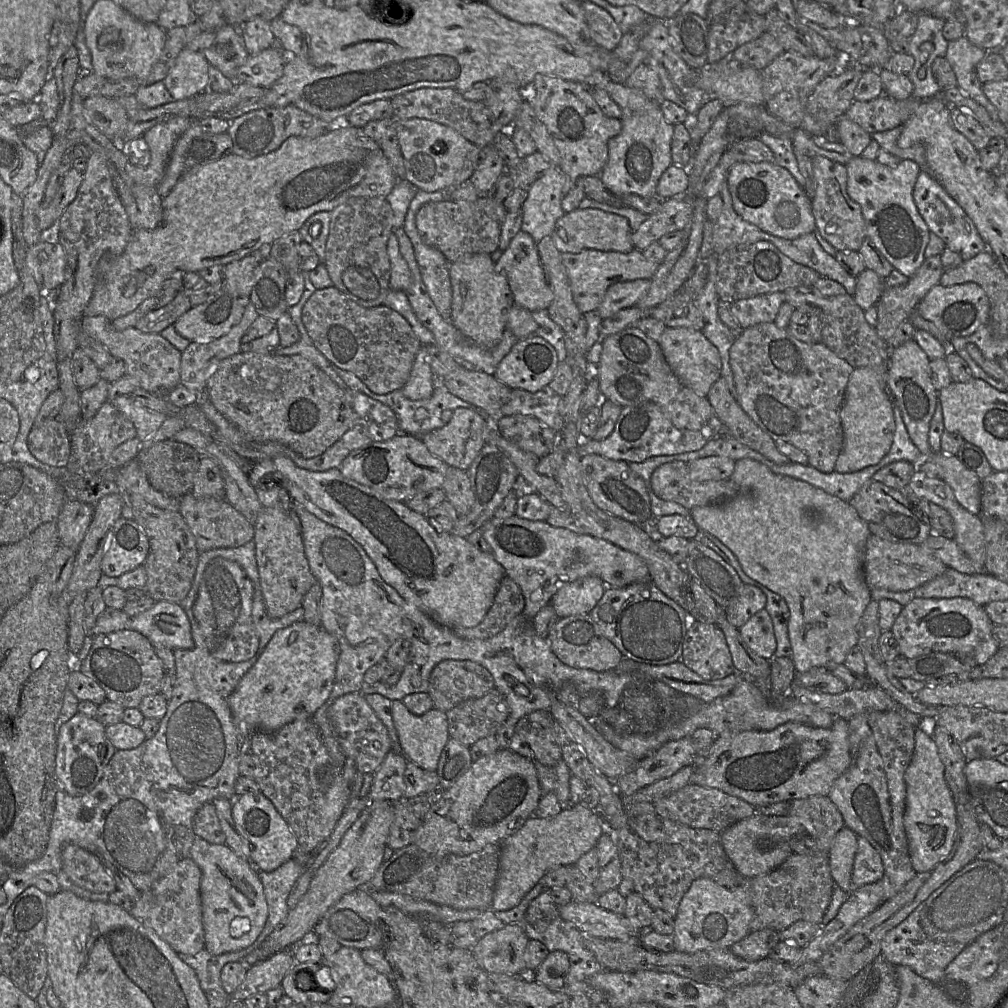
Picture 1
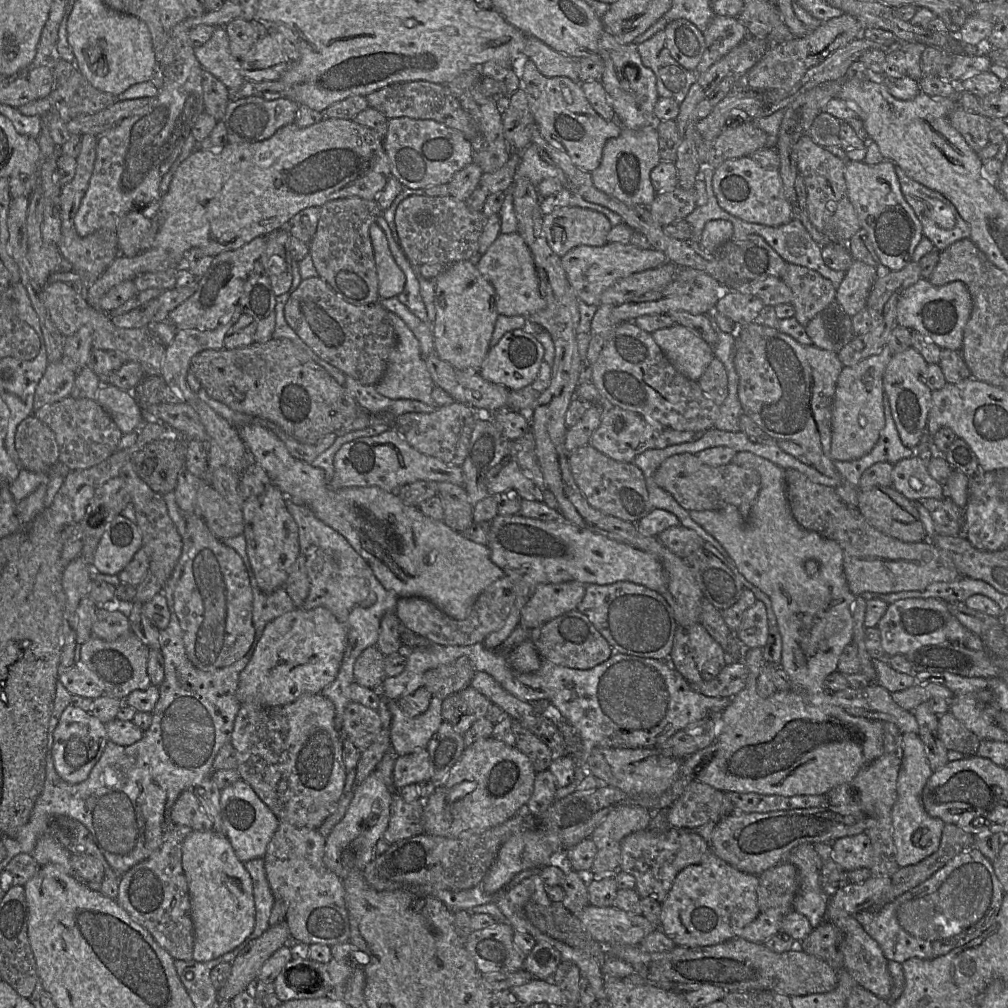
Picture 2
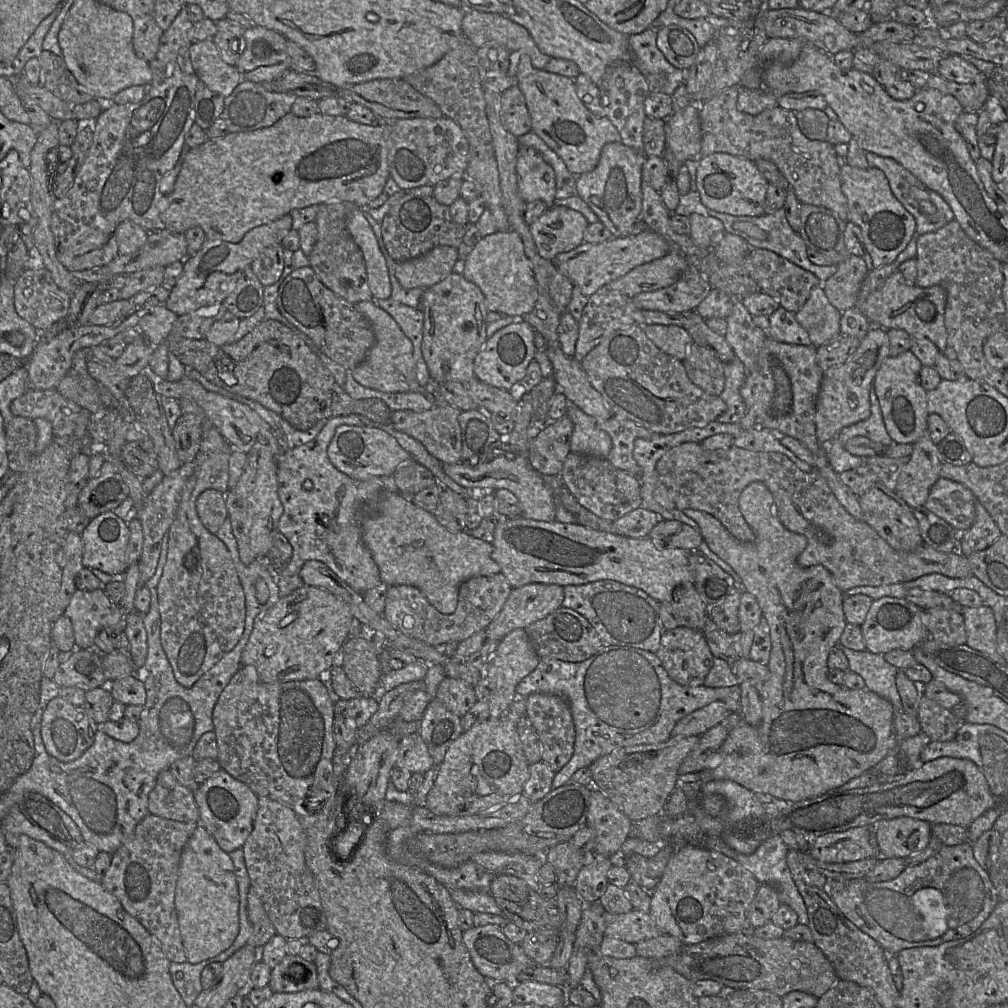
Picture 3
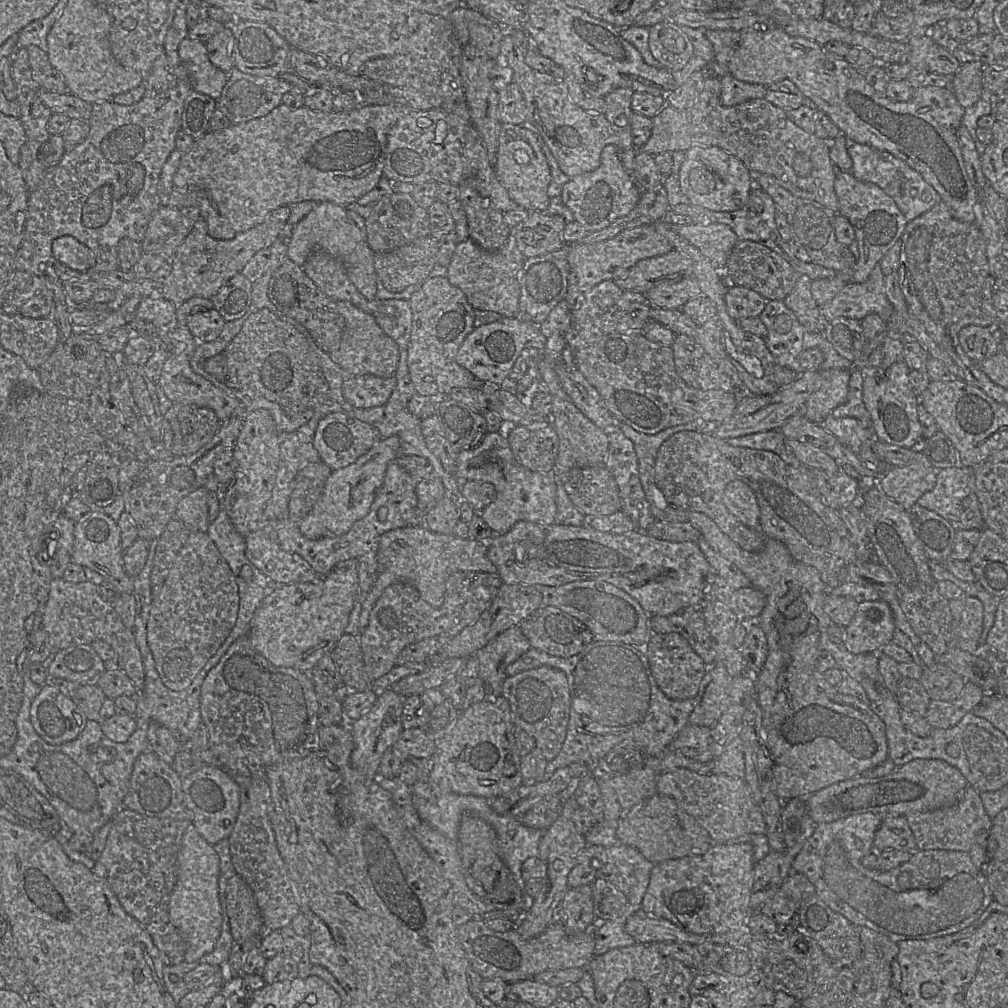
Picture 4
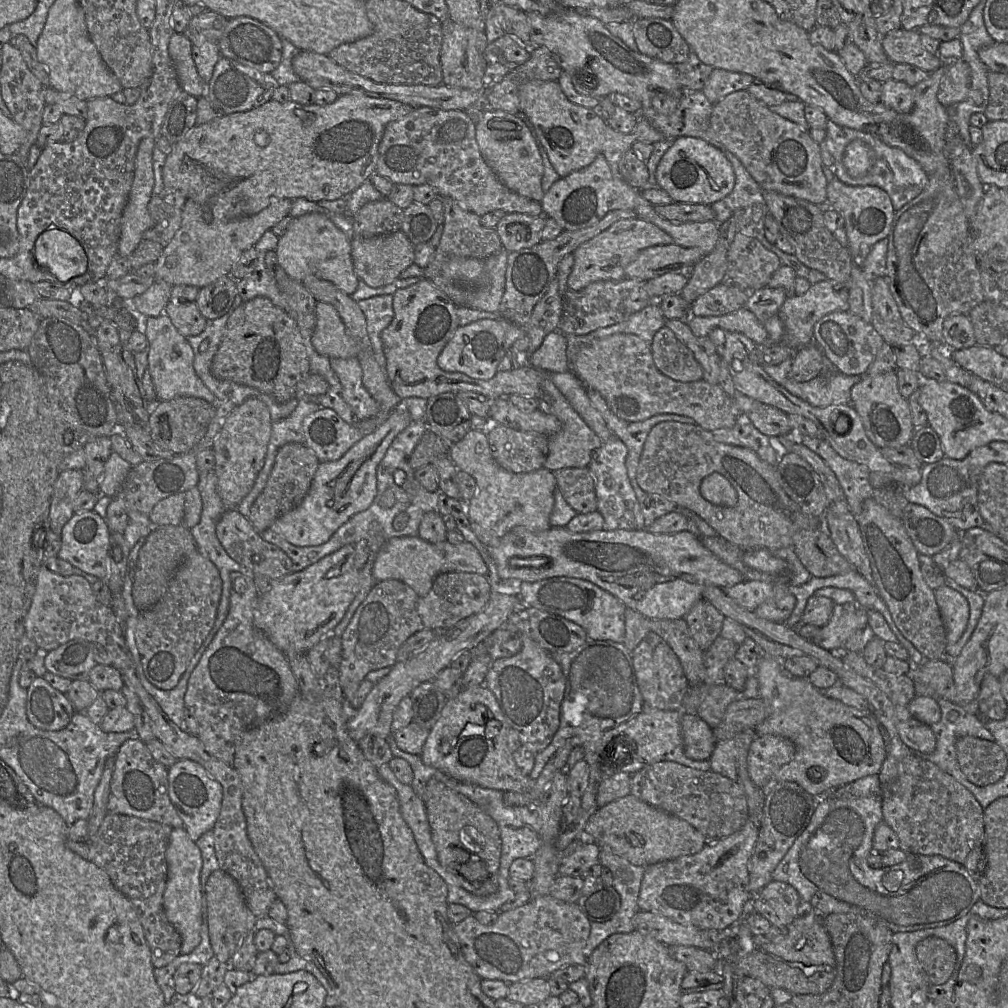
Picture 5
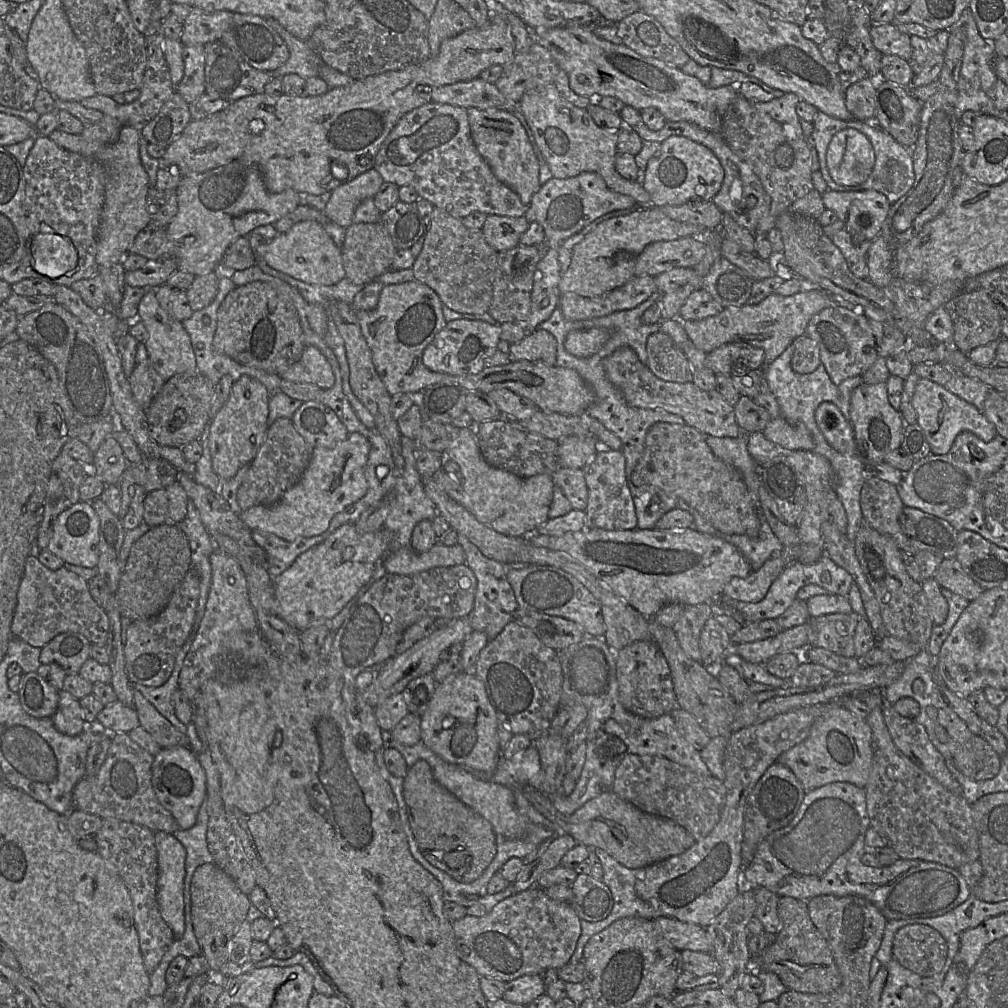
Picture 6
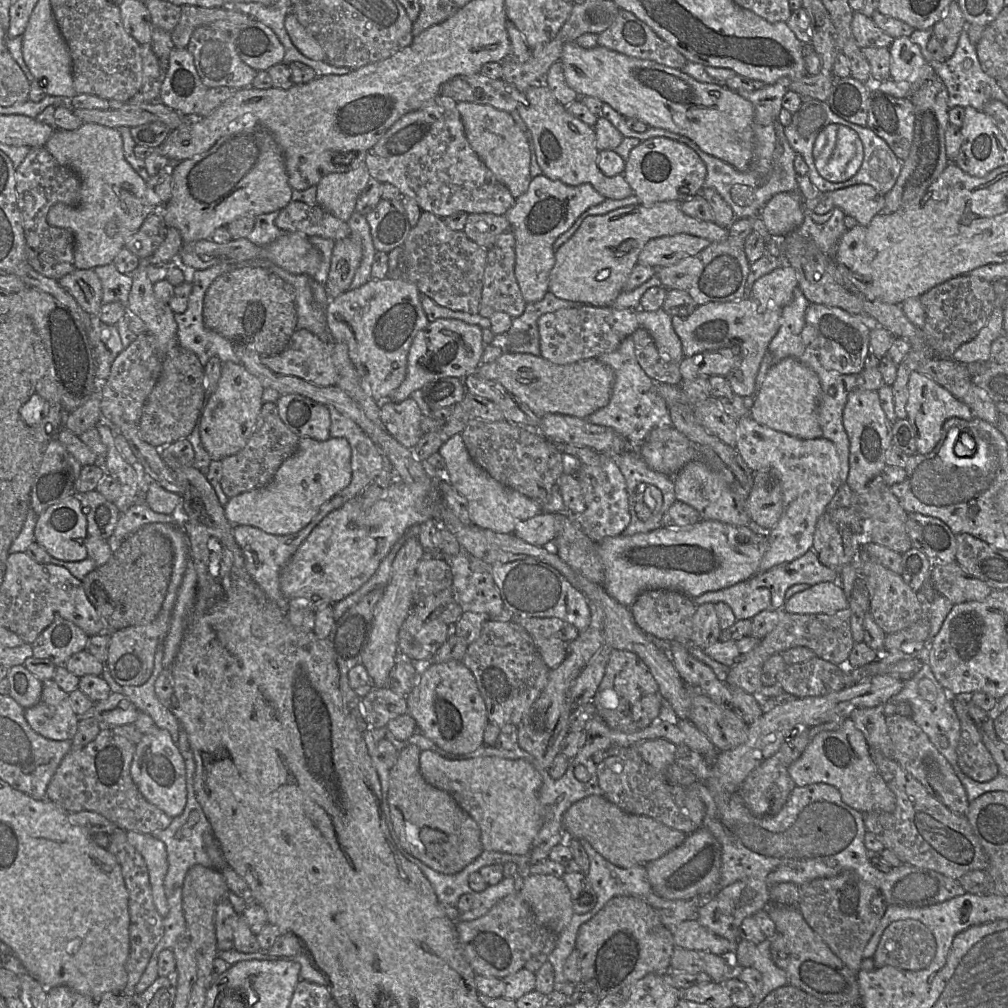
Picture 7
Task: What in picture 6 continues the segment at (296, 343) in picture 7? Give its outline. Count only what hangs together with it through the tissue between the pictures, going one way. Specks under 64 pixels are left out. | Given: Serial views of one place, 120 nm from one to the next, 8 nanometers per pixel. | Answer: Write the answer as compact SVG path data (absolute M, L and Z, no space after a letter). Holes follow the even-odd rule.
M305 346L301 358L280 374L282 379L314 384L329 389L335 382L332 368L323 353L315 346Z

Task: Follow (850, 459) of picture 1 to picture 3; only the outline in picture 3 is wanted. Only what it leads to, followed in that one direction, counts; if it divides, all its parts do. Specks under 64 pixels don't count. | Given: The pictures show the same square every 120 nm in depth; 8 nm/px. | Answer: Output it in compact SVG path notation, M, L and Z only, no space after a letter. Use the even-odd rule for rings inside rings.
M871 326L857 350L843 364L831 367L824 372L815 414L816 434L822 446L834 439L843 428L870 416L871 385L876 372L889 356L887 331L879 326Z

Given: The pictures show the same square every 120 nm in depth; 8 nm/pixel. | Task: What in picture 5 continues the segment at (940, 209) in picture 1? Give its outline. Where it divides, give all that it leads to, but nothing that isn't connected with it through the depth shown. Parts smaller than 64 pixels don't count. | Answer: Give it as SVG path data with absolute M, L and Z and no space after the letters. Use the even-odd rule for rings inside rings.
M828 120L826 142L834 163L829 168L845 184L877 186L889 195L895 211L918 196L928 183L928 174L922 166L903 150L884 143L870 133L840 126Z

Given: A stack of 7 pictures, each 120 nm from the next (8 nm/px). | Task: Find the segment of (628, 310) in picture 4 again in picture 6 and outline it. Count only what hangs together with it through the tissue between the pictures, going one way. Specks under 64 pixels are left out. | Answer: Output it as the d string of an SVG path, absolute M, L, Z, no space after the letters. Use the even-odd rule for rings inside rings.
M634 276L621 287L599 297L561 293L559 308L568 321L591 320L636 308L658 291L653 276Z

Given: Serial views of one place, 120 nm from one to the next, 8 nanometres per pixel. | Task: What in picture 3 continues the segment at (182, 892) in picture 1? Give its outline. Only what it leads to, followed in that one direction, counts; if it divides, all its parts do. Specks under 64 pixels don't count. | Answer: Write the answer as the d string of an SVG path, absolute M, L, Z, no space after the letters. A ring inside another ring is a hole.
M147 815L136 826L133 835L111 855L110 866L99 882L120 901L130 916L143 925L173 963L187 962L174 899L181 854L196 827L195 822Z

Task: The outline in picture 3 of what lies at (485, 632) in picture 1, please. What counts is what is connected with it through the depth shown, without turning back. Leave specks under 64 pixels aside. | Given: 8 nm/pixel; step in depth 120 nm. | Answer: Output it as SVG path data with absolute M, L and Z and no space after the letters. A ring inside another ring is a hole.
M500 572L489 576L473 577L459 587L457 608L452 614L439 612L415 586L388 587L382 616L403 634L428 645L443 646L448 642L461 642L485 630L501 611L511 590L507 578Z

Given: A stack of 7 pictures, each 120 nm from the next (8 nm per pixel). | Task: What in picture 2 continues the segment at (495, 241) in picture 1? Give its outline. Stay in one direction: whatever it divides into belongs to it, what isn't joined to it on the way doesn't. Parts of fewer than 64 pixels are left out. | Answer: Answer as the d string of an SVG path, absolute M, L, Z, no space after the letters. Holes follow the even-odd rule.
M410 196L397 207L395 233L401 249L411 265L441 263L446 266L460 261L477 262L479 238L488 217L468 208L465 201L446 197Z

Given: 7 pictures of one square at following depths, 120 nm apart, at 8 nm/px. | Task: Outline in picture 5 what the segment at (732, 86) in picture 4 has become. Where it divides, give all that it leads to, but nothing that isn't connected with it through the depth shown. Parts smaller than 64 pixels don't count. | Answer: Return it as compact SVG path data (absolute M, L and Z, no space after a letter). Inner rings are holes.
M714 68L704 88L696 91L703 91L712 105L715 105L730 93L747 90L754 83L753 78L750 74Z

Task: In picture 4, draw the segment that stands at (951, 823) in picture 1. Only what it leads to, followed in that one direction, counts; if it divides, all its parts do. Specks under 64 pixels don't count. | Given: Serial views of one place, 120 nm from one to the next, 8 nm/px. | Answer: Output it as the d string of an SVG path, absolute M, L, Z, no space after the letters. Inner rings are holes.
M905 816L884 817L875 834L874 850L879 853L886 850L919 851Z

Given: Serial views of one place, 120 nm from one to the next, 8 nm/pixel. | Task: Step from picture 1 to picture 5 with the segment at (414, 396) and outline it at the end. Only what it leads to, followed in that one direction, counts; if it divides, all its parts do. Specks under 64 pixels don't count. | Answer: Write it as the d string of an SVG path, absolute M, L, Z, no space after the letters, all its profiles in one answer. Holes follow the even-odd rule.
M322 301L316 303L312 342L317 352L328 358L357 358L362 349L359 341L347 332L337 310Z

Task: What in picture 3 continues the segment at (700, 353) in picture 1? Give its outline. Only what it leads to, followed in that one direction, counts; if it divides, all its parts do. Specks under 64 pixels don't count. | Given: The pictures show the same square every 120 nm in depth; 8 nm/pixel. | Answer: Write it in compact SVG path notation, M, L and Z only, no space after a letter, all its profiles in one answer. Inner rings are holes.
M643 325L643 331L661 351L680 361L694 343L686 329L674 325Z

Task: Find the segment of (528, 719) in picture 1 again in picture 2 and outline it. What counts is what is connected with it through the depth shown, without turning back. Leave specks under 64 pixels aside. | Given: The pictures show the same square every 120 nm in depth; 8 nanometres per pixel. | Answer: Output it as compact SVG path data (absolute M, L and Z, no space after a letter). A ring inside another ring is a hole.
M511 718L511 729L516 747L530 759L536 773L547 770L554 758L551 749L518 720Z

